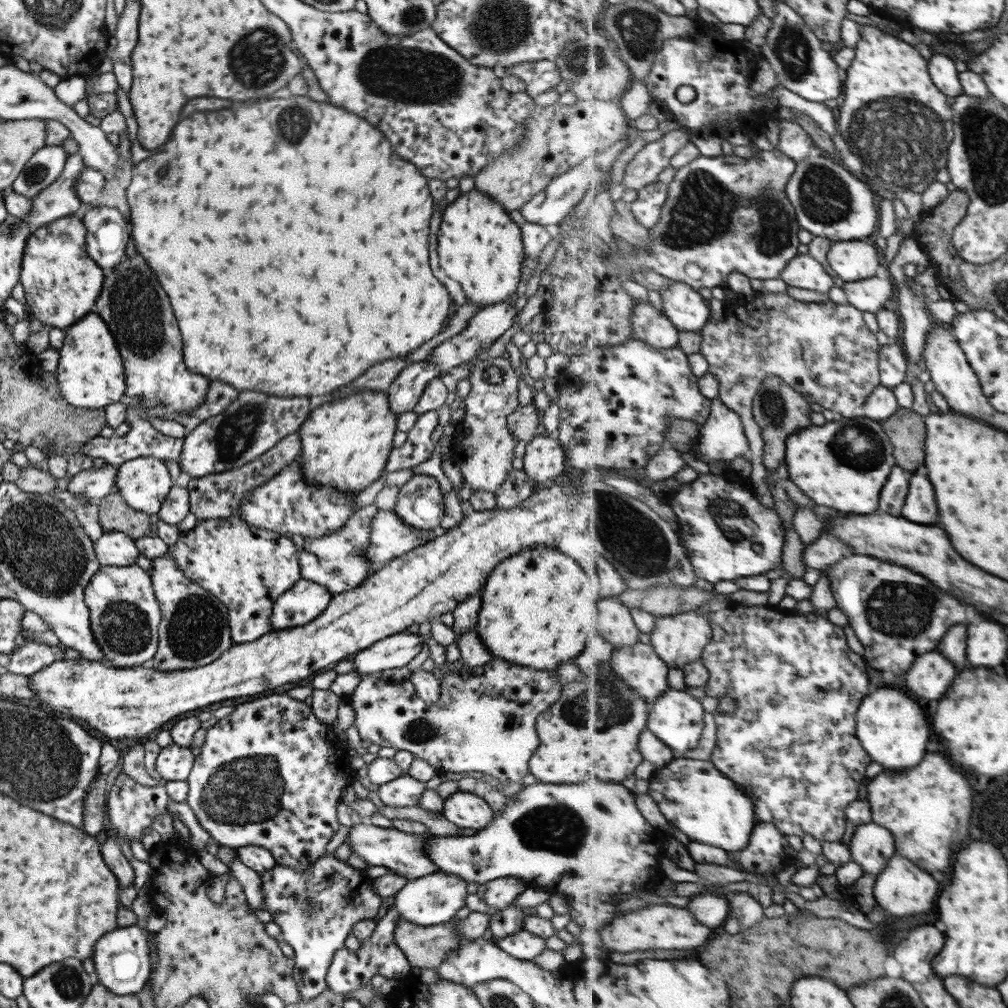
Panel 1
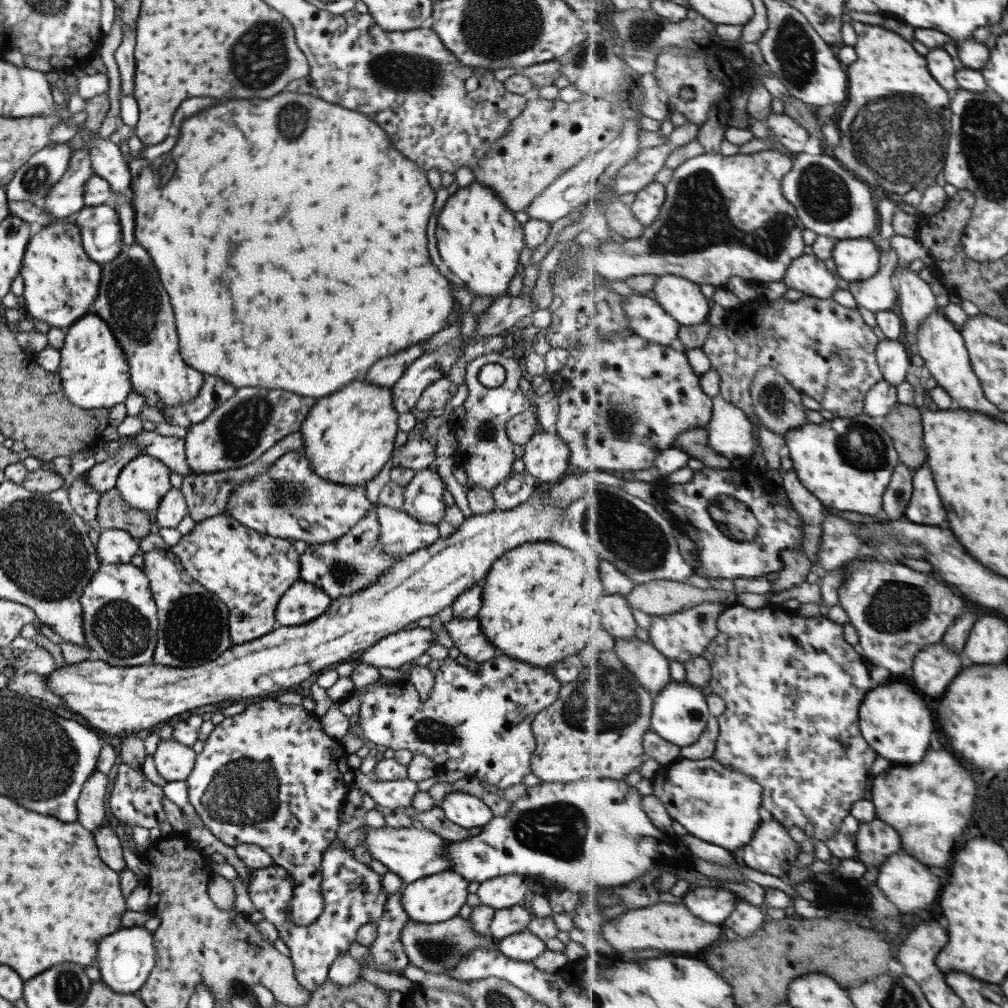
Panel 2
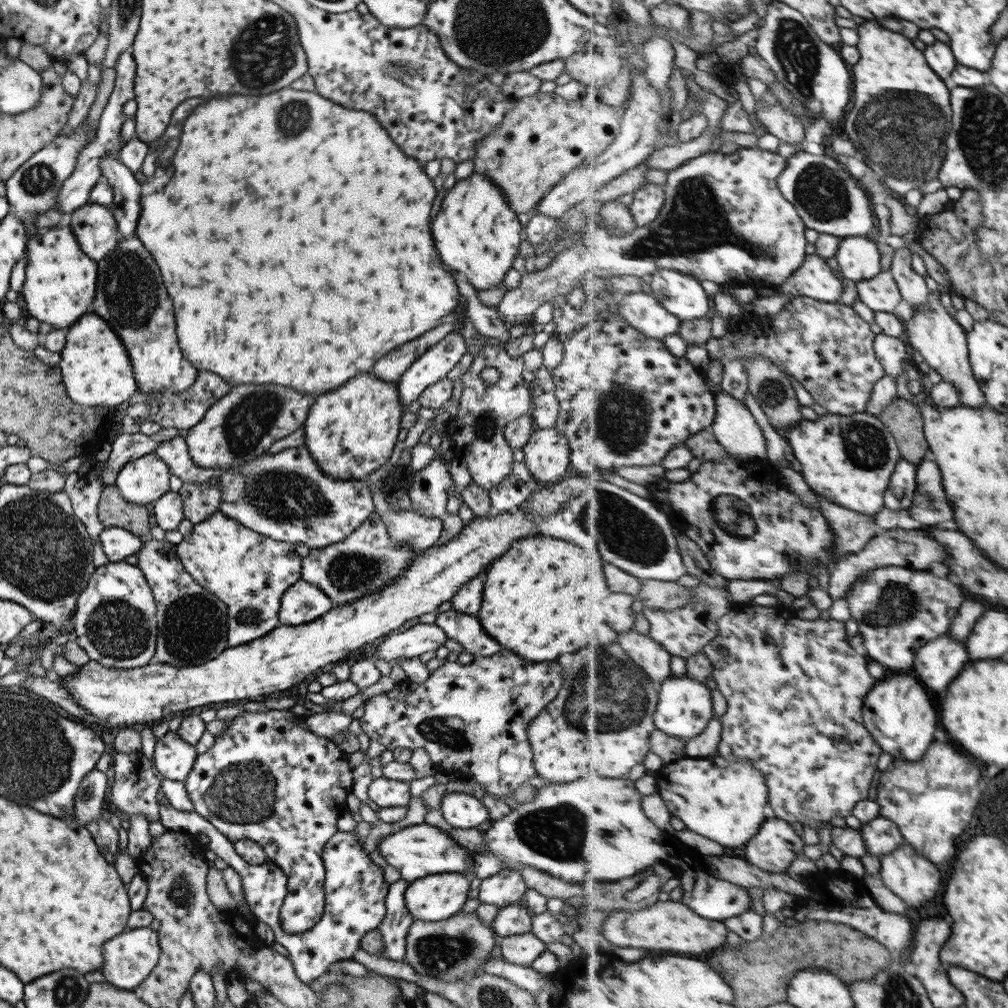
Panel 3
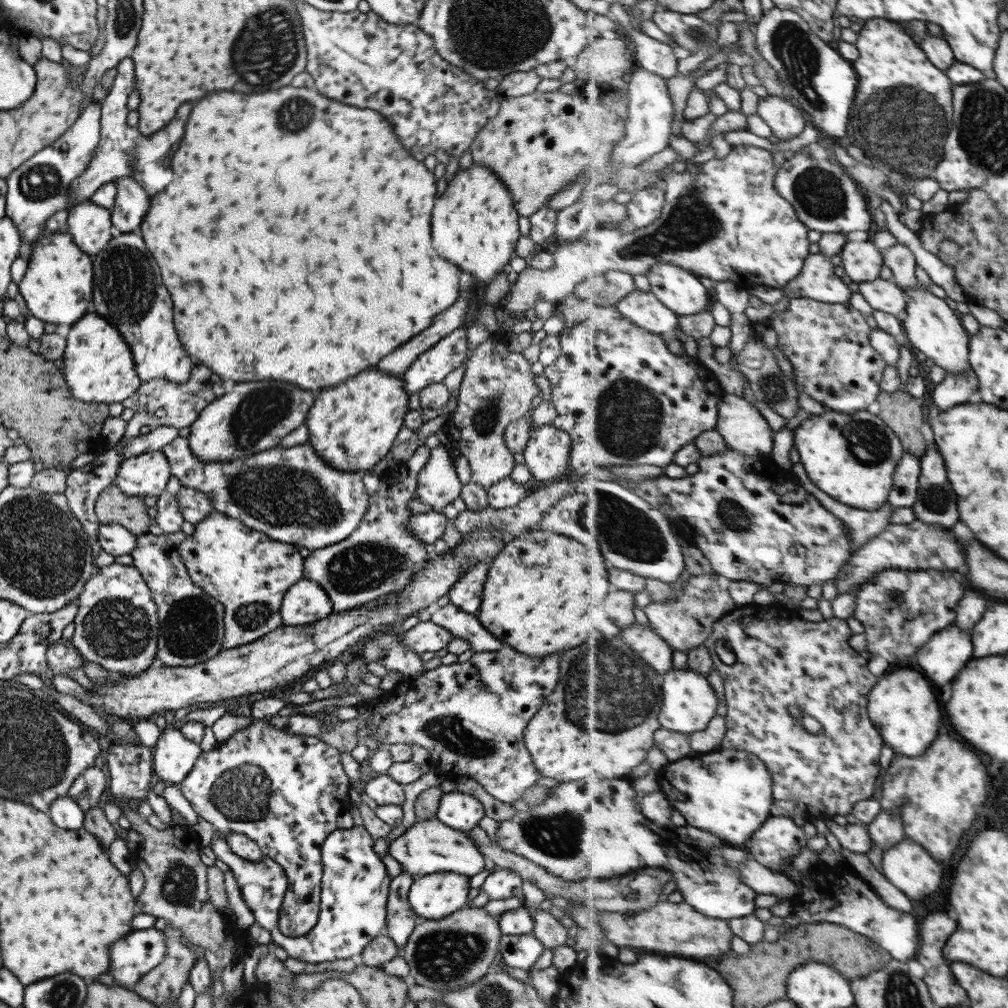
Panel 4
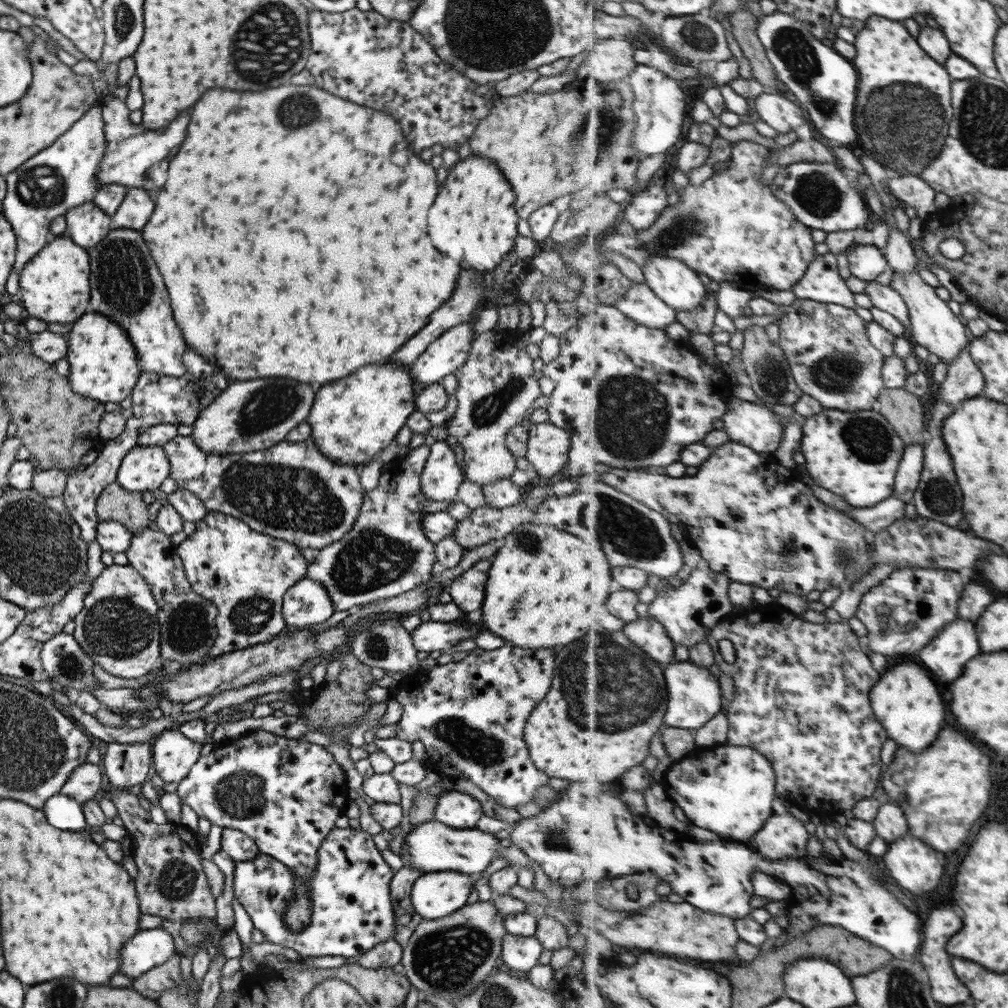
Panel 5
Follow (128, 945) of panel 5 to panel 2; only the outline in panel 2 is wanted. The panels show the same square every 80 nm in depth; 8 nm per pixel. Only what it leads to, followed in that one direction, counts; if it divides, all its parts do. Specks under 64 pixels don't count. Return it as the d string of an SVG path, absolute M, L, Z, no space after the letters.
M143 926L121 927L97 944L97 968L101 972L101 983L107 984L112 992L135 994L151 973L155 957L152 932Z

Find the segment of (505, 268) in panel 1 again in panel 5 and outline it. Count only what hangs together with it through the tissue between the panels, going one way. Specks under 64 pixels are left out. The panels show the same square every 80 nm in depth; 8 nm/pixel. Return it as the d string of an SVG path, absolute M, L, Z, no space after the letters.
M473 155L458 159L448 170L427 212L431 244L461 268L471 268L481 274L491 272L512 250L513 238L518 235L514 200L510 184L492 160Z

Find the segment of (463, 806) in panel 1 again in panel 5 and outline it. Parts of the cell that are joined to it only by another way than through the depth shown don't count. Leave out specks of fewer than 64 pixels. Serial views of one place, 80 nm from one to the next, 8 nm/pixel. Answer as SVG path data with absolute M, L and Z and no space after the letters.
M445 791L438 796L433 819L454 829L473 829L481 814L479 802L469 794Z

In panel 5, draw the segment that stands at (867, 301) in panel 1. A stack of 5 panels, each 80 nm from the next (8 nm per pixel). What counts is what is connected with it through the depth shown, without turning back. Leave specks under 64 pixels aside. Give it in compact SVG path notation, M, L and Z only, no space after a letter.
M874 280L867 281L866 283L864 292L870 296L869 298L871 298L873 306L890 312L901 321L901 324L909 327L912 323L912 318L903 296L893 289L890 283L888 285L881 285Z

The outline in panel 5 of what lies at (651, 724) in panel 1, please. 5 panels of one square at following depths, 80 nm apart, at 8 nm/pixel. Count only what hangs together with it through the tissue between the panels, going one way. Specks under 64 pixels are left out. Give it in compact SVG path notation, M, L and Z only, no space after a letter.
M674 660L666 670L668 686L668 707L666 721L669 727L696 730L705 727L723 708L722 687L715 674L707 667L691 661Z

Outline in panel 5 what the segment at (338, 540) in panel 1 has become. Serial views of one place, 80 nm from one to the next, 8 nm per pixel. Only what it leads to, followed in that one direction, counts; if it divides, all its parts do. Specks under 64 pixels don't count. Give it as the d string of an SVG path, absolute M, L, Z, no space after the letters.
M422 444L418 447L412 448L406 455L403 455L400 458L395 458L384 464L378 478L378 485L369 491L363 492L363 504L361 504L361 508L359 508L359 516L355 518L355 522L353 522L351 530L349 530L349 532L347 532L347 534L345 534L345 536L343 536L343 538L341 538L338 542L329 544L321 548L321 550L318 550L317 556L313 558L311 563L307 564L304 577L320 582L323 585L325 592L327 592L329 598L331 599L335 611L348 610L352 606L357 606L359 604L366 604L383 598L393 598L393 596L399 596L399 594L403 594L403 592L407 592L407 590L413 590L416 586L429 581L431 576L437 570L435 565L436 561L433 556L434 545L431 544L431 542L423 536L423 532L421 532L421 518L423 516L423 513L421 512L421 502L425 500L425 496L421 494L419 477L428 454L428 447Z

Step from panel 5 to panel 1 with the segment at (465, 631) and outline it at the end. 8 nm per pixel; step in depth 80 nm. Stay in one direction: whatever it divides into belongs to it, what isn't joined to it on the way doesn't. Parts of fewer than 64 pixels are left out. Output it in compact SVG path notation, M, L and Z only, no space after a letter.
M395 633L357 651L353 657L353 671L365 676L381 673L387 668L405 666L409 660L421 652L422 644L423 638L417 633Z

